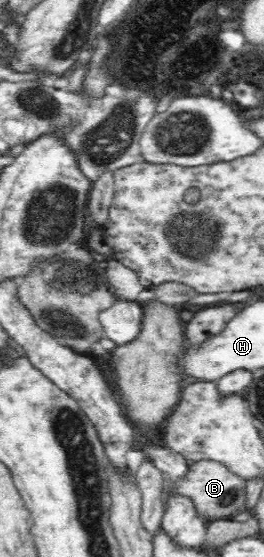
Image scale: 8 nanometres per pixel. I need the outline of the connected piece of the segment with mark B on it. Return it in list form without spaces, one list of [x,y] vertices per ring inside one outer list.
[[[201,460],[195,462],[183,477],[173,478],[173,485],[167,493],[163,493],[163,499],[169,496],[189,496],[195,510],[203,521],[210,523],[219,519],[231,519],[243,510],[245,505],[246,483],[241,476],[235,474],[225,464],[215,460]]]

